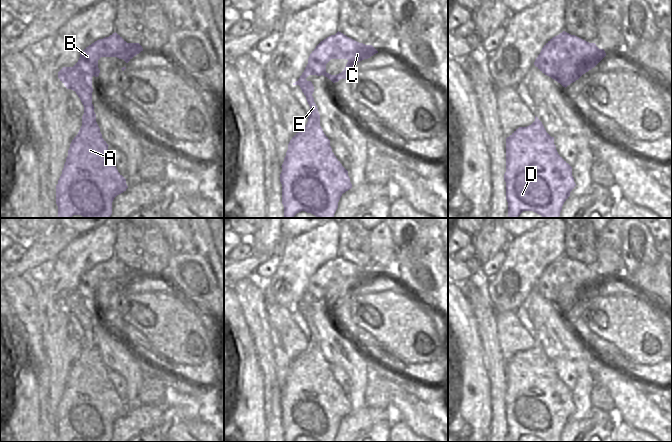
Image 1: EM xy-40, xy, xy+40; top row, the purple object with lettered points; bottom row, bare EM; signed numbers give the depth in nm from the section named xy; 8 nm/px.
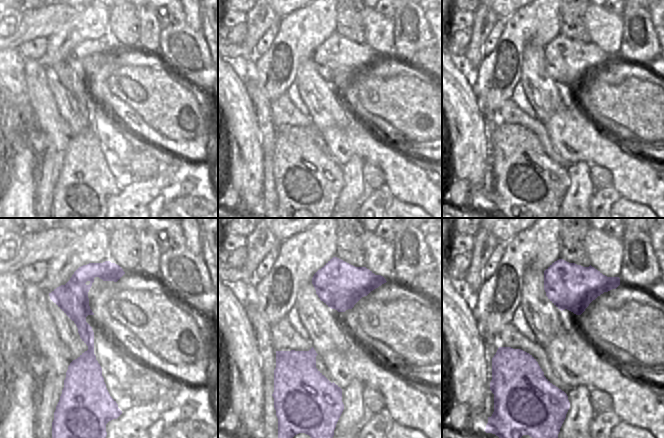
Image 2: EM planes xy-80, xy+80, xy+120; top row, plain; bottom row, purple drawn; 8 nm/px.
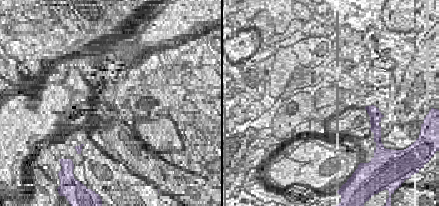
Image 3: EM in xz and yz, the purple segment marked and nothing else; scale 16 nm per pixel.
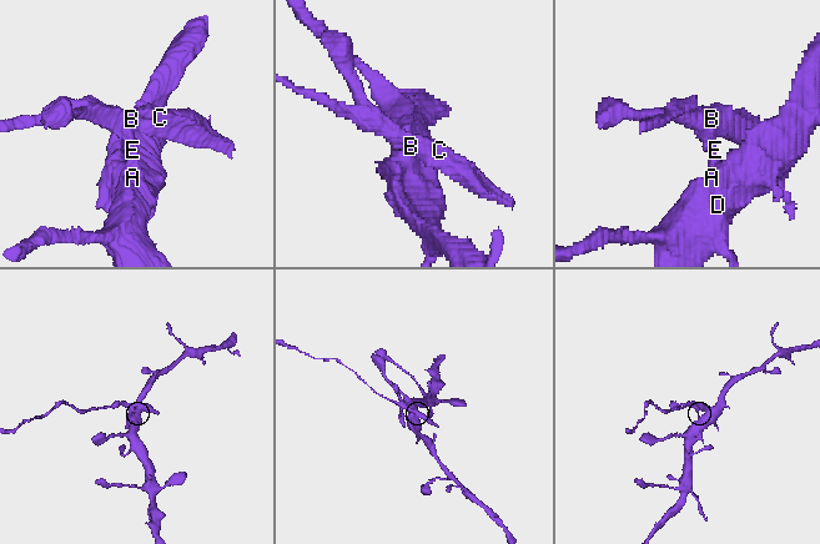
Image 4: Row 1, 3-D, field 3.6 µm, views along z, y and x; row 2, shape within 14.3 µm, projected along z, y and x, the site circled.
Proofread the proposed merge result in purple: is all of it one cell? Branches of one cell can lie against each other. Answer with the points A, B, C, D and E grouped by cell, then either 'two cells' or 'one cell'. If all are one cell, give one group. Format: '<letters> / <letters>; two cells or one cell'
A D / B C E; two cells

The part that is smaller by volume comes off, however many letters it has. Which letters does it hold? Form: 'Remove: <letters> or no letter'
Remove: B, C, E

